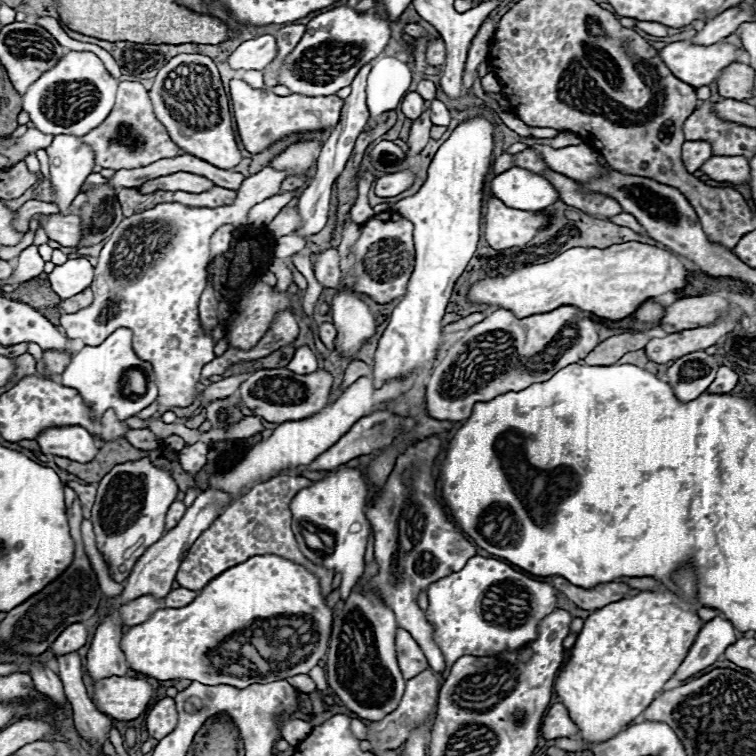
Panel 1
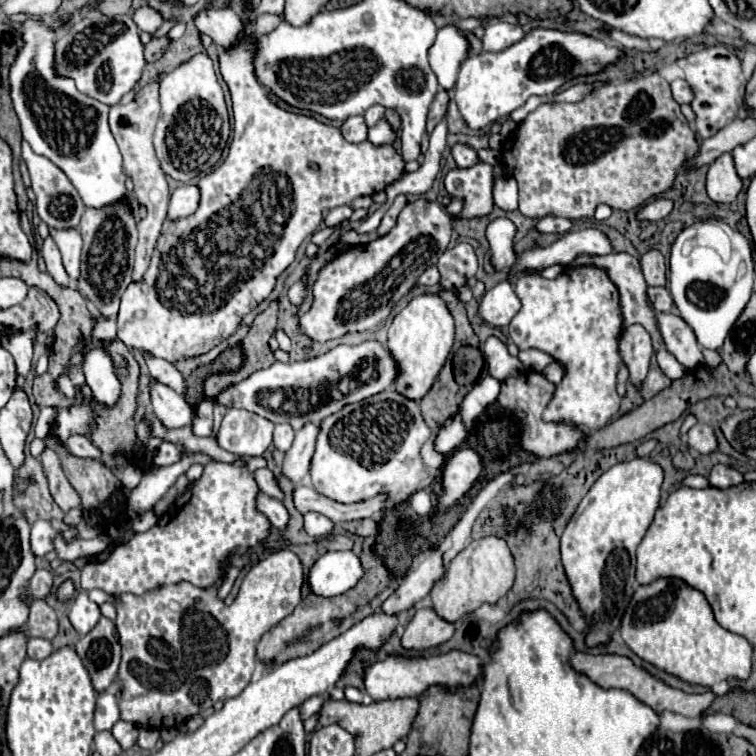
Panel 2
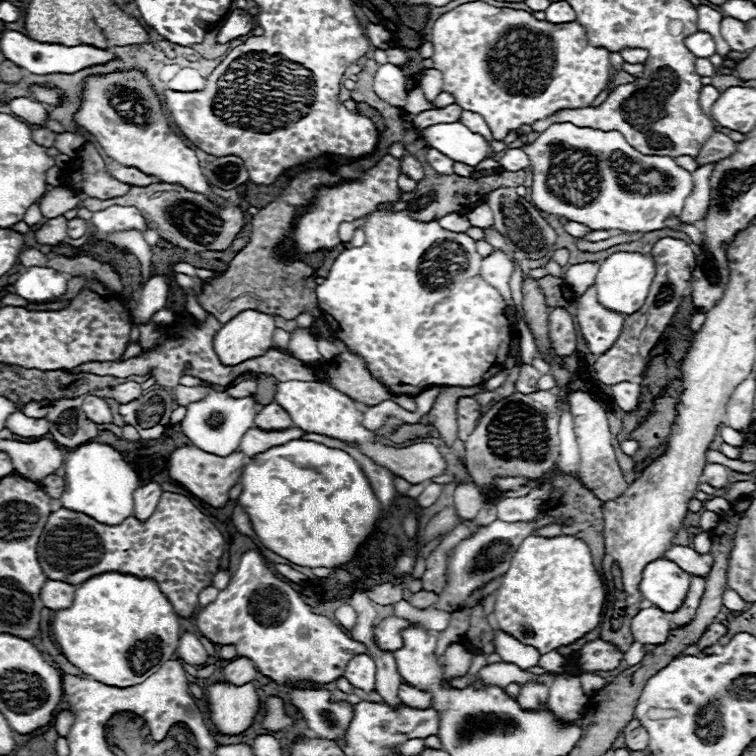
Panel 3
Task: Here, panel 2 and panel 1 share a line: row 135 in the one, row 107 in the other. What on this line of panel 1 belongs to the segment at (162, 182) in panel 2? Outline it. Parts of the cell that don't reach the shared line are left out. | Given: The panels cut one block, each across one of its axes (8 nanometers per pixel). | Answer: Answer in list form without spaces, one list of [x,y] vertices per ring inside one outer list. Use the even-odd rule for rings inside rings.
[[[120,82],[116,104],[110,116],[98,128],[94,128],[94,132],[82,136],[82,142],[92,146],[96,154],[96,164],[110,170],[148,166],[162,158],[174,158],[180,150],[170,140],[166,128],[156,120],[152,102],[148,98],[148,90],[140,82]]]

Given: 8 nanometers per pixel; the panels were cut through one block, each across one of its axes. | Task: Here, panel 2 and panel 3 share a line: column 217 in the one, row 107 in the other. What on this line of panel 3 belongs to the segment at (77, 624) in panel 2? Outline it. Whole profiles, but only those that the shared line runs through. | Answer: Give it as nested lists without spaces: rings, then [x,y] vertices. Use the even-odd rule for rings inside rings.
[[[468,2],[468,4],[462,4],[446,14],[442,14],[436,21],[428,22],[423,30],[423,41],[431,42],[436,48],[432,60],[436,64],[436,68],[442,72],[444,76],[444,92],[450,92],[456,96],[456,104],[464,110],[470,110],[470,112],[476,112],[480,114],[496,140],[504,140],[506,134],[522,124],[534,124],[536,120],[544,120],[544,118],[550,118],[552,114],[560,112],[560,110],[576,110],[576,108],[586,108],[594,102],[594,98],[606,88],[606,82],[608,82],[608,76],[610,76],[610,70],[612,70],[612,64],[610,64],[610,58],[608,58],[608,50],[606,48],[598,48],[598,46],[592,46],[586,38],[586,30],[578,24],[578,22],[566,22],[566,24],[552,24],[552,22],[546,22],[546,20],[536,20],[532,14],[524,12],[524,10],[512,10],[512,8],[496,8],[496,6],[490,6],[486,2]]]

